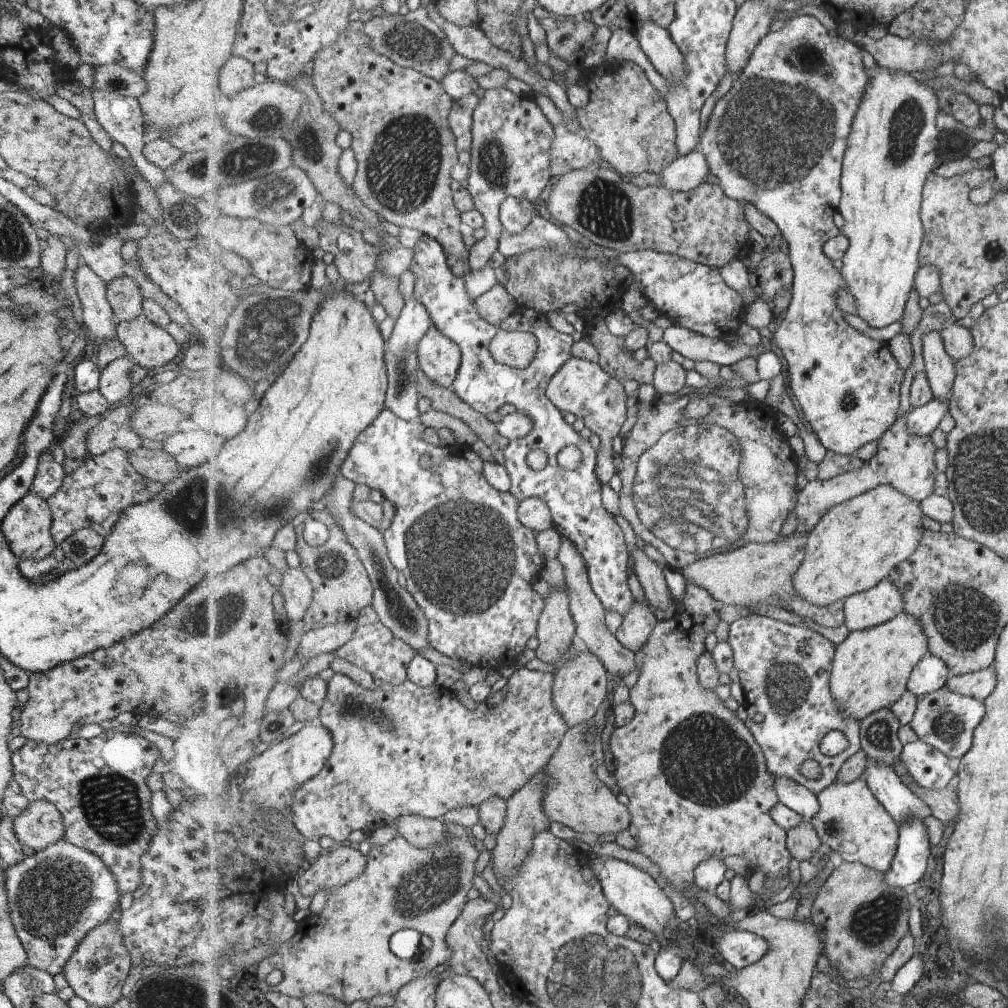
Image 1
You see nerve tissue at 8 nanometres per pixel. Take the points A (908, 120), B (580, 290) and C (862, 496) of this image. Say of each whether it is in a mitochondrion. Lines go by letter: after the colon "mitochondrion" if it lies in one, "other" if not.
A: mitochondrion
B: other
C: other

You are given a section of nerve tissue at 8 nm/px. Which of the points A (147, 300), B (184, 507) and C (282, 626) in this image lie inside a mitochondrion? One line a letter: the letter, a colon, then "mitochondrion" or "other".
A: other
B: mitochondrion
C: other

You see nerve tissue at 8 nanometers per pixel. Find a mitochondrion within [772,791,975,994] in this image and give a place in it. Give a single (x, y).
(874, 923)

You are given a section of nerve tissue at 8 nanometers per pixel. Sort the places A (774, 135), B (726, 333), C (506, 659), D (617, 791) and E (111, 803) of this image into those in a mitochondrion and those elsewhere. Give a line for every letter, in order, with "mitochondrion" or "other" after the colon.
A: mitochondrion
B: other
C: other
D: other
E: mitochondrion

